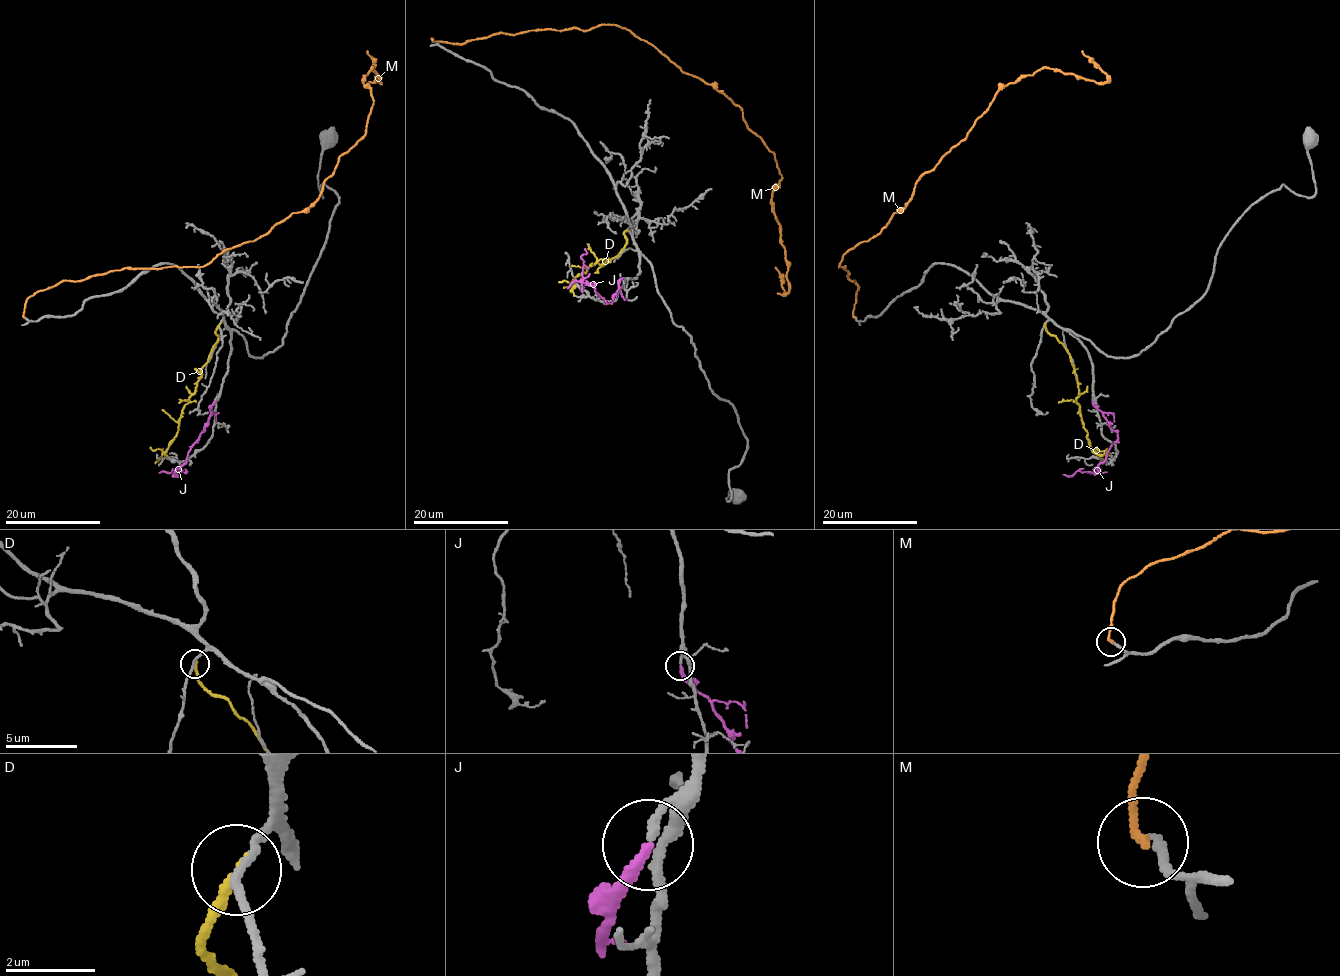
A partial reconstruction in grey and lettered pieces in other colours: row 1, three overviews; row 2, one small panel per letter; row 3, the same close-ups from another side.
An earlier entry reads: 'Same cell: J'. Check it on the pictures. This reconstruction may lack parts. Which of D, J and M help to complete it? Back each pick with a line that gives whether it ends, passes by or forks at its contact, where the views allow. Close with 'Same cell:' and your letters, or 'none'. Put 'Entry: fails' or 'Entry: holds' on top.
Entry: holds
J: it ends there
Same cell: J

